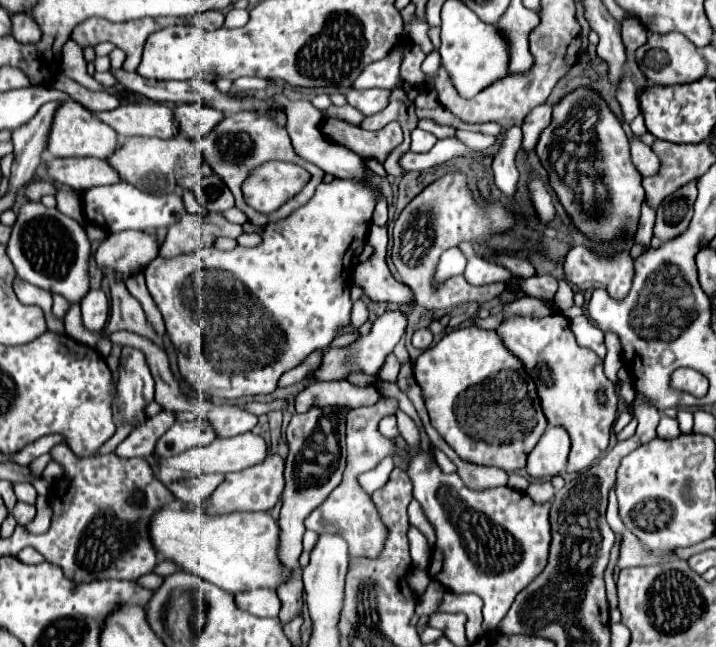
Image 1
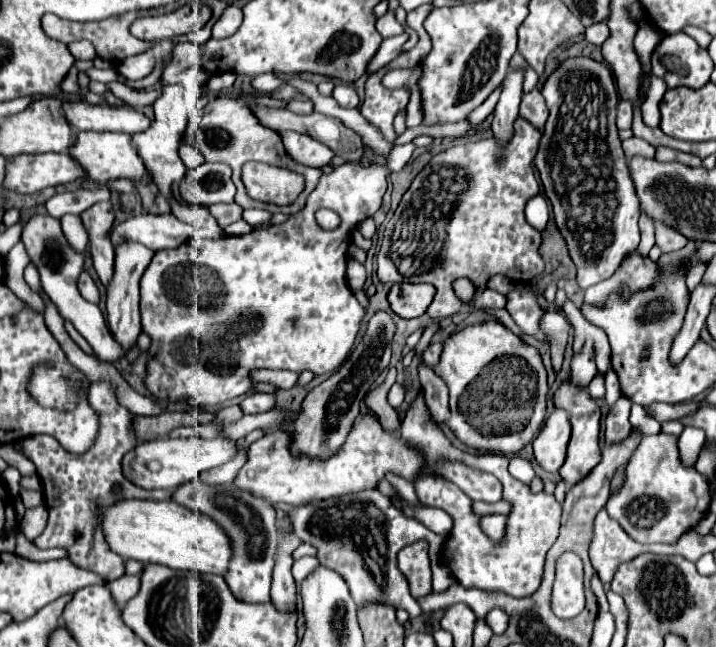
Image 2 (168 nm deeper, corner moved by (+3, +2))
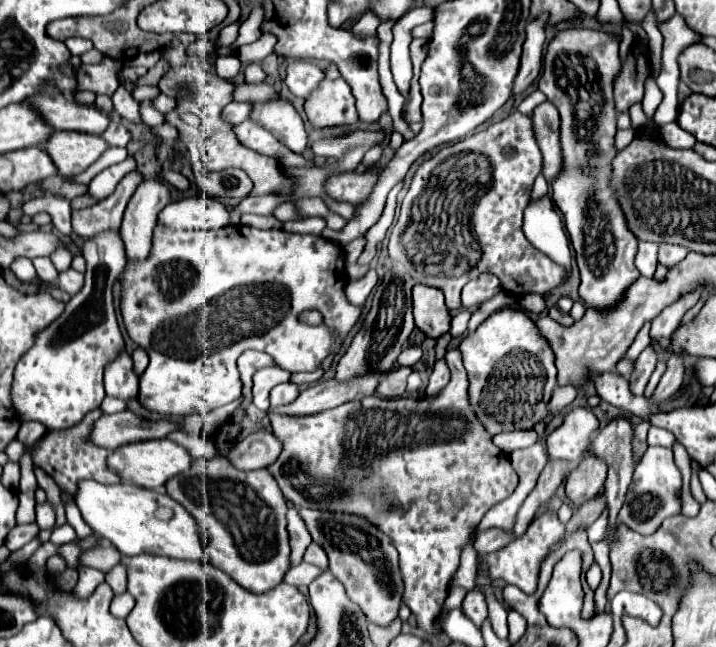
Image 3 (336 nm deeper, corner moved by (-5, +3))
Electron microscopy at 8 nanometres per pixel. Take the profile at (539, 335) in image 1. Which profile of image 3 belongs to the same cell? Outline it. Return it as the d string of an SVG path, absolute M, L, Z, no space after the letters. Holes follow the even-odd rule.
M583 456L579 466L569 474L565 492L571 504L581 506L589 498L593 498L605 484L607 478L607 466L603 460L595 456Z

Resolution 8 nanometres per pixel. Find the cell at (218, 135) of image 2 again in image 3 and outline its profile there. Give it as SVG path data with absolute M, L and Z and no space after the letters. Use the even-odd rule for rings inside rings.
M177 66L171 68L159 82L159 90L161 94L167 96L177 96L177 108L173 112L165 114L165 124L175 122L177 126L177 118L185 120L183 126L183 136L187 140L191 140L193 144L197 144L197 148L201 150L203 156L203 164L205 170L209 172L221 172L225 168L241 168L243 172L247 172L247 176L253 180L255 188L251 192L251 196L259 196L259 194L269 194L269 192L283 192L287 194L291 190L291 180L285 178L281 166L267 156L261 156L245 146L241 146L233 134L231 124L221 120L221 110L223 106L227 106L231 102L231 92L233 92L233 84L229 84L227 80L219 78L213 72L195 72L191 70L191 66Z

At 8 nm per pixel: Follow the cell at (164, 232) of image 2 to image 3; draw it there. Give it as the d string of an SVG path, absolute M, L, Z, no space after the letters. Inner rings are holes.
M191 196L171 202L161 210L159 222L181 230L207 230L223 228L229 224L229 212L219 198Z

